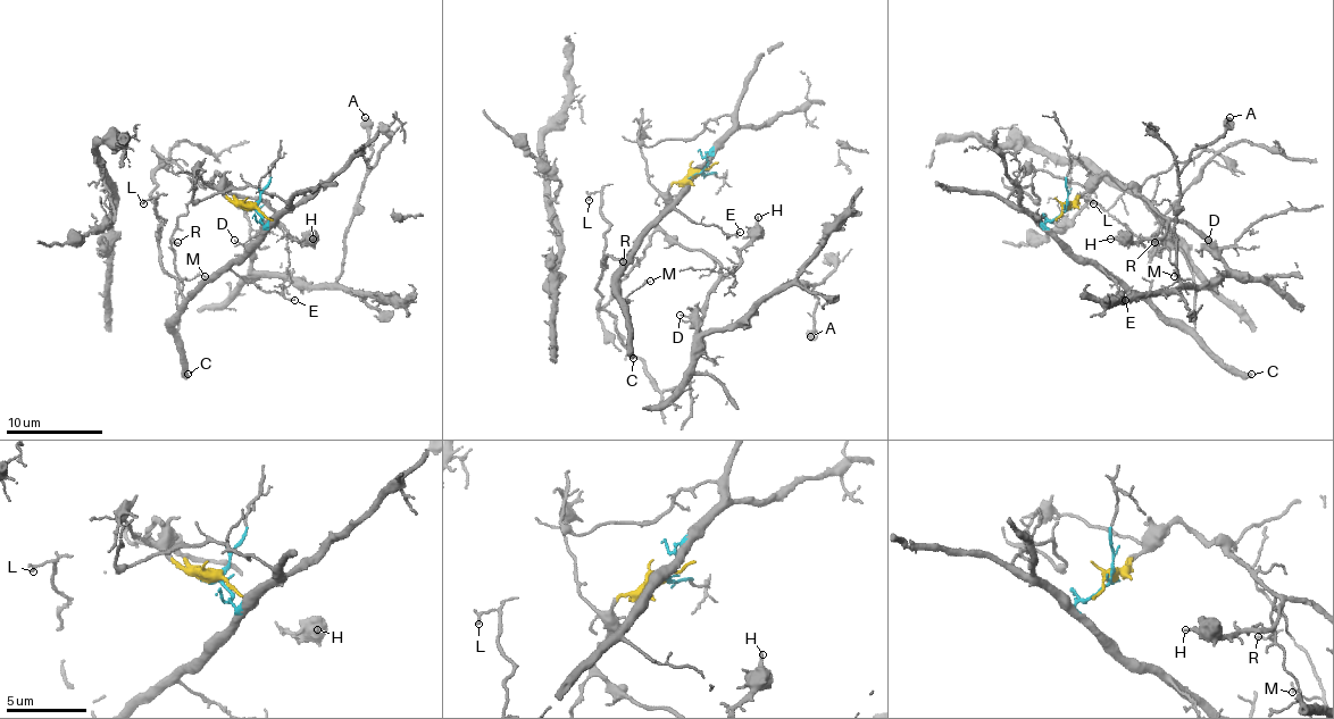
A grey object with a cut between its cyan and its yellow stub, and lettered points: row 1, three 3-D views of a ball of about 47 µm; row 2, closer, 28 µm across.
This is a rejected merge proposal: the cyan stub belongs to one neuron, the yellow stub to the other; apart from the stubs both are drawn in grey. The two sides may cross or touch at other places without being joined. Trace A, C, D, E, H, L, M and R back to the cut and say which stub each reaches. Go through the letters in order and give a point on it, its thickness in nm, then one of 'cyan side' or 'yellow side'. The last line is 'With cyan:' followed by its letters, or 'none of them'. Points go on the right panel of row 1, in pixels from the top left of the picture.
A: place (1230, 117); calibre 500 nm; yellow side
C: place (1251, 374); calibre 440 nm; cyan side
D: place (1208, 240); calibre 110 nm; yellow side
E: place (1125, 300); calibre 120 nm; cyan side
H: place (1110, 239); calibre 280 nm; yellow side
L: place (1093, 203); calibre 160 nm; cyan side
M: place (1174, 276); calibre 160 nm; cyan side
R: place (1155, 242); calibre 130 nm; cyan side
With cyan: C, E, L, M, R

